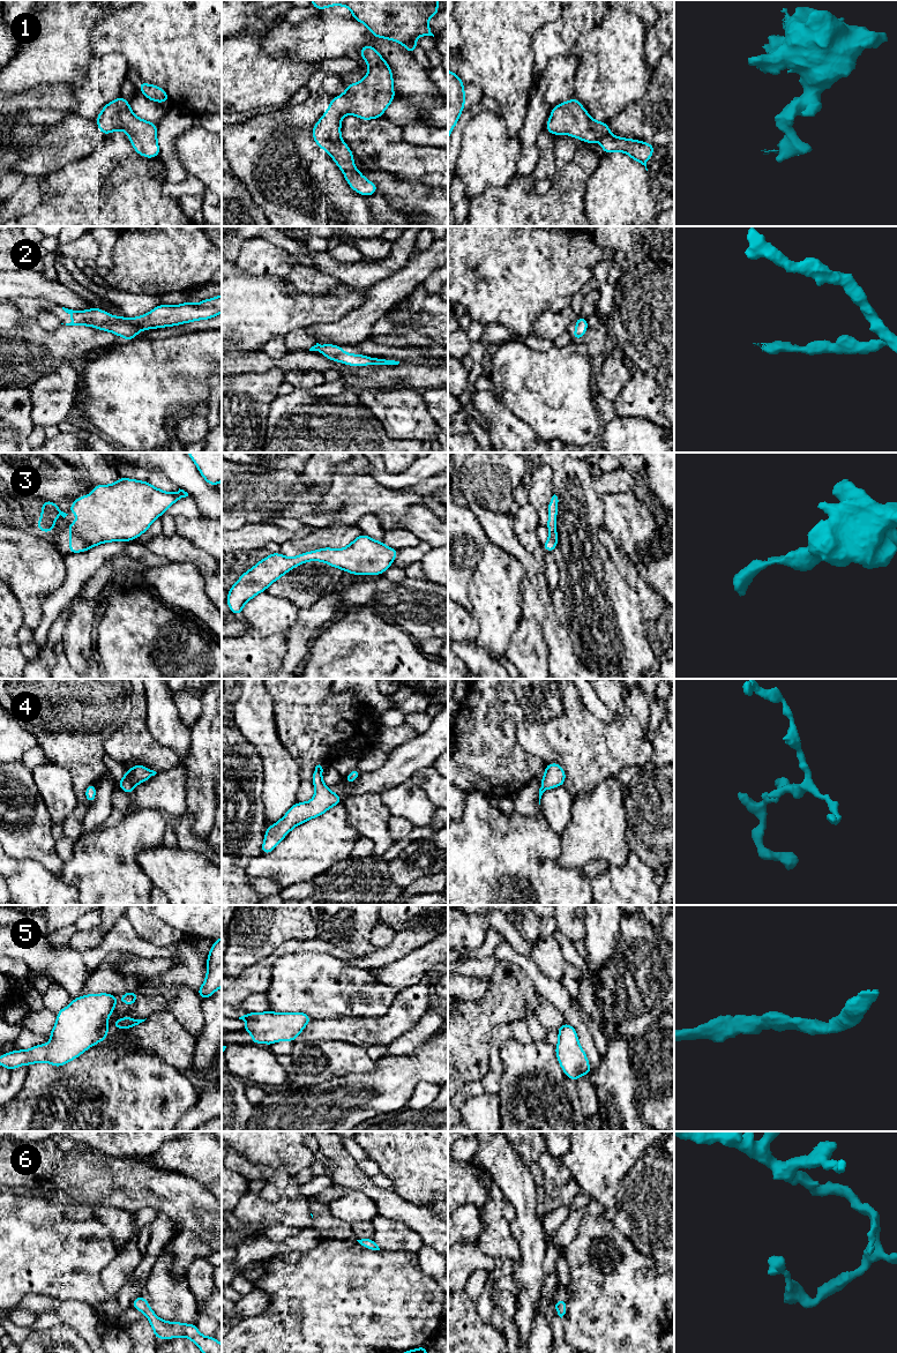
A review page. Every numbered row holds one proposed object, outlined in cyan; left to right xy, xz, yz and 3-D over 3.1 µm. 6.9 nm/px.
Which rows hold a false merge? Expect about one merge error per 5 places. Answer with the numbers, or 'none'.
none

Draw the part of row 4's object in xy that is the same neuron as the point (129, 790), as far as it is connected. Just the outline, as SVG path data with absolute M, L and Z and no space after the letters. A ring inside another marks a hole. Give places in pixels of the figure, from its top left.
M134 764L134 768L129 770L126 769L125 777L117 782L120 788L122 788L127 794L132 794L135 785L148 780L156 773L157 773L156 771L149 770L143 765Z

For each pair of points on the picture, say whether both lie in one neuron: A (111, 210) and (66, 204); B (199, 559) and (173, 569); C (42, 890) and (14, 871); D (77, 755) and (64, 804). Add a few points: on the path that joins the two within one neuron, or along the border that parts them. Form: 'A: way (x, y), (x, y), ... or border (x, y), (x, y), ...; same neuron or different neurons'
A: way (99, 206), (77, 204); same neuron
B: border (170, 561), (192, 562), (200, 572), (204, 585); different neurons
C: way (35, 889), (21, 875); same neuron
D: border (49, 762), (62, 767), (69, 774), (76, 805); different neurons

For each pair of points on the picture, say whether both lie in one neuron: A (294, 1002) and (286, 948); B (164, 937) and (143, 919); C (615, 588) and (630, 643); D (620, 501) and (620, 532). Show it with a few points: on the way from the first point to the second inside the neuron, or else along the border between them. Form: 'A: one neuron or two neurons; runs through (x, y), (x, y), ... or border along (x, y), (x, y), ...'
A: two neurons; border along (314, 951), (282, 955), (271, 976)
B: one neuron; runs through (159, 933), (148, 924)
C: one neuron; runs through (615, 602), (618, 622), (622, 629)
D: one neuron; runs through (620, 509), (620, 524)

